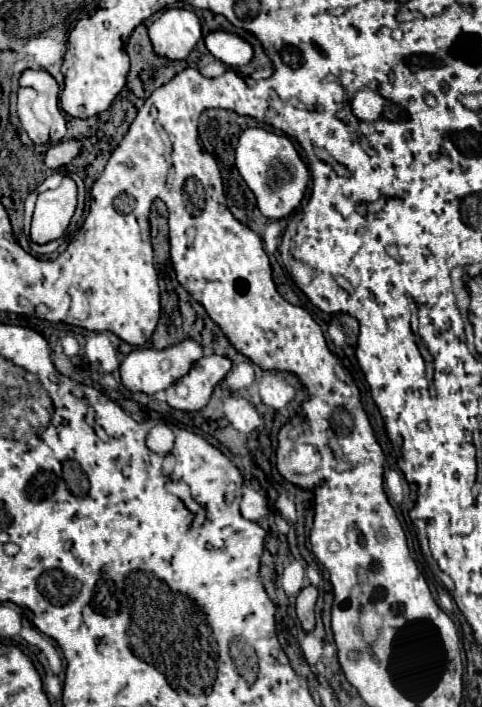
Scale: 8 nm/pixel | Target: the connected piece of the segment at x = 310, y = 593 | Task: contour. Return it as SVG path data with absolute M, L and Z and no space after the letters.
M307 586L297 596L297 618L305 632L313 630L315 626L315 602L317 602L317 588Z

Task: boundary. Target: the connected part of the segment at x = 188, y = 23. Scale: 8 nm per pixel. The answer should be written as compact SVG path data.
M169 8L169 10L171 12L163 10L161 16L149 26L149 38L157 56L167 60L185 60L195 50L197 42L203 40L201 20L193 10L185 10L185 8Z

